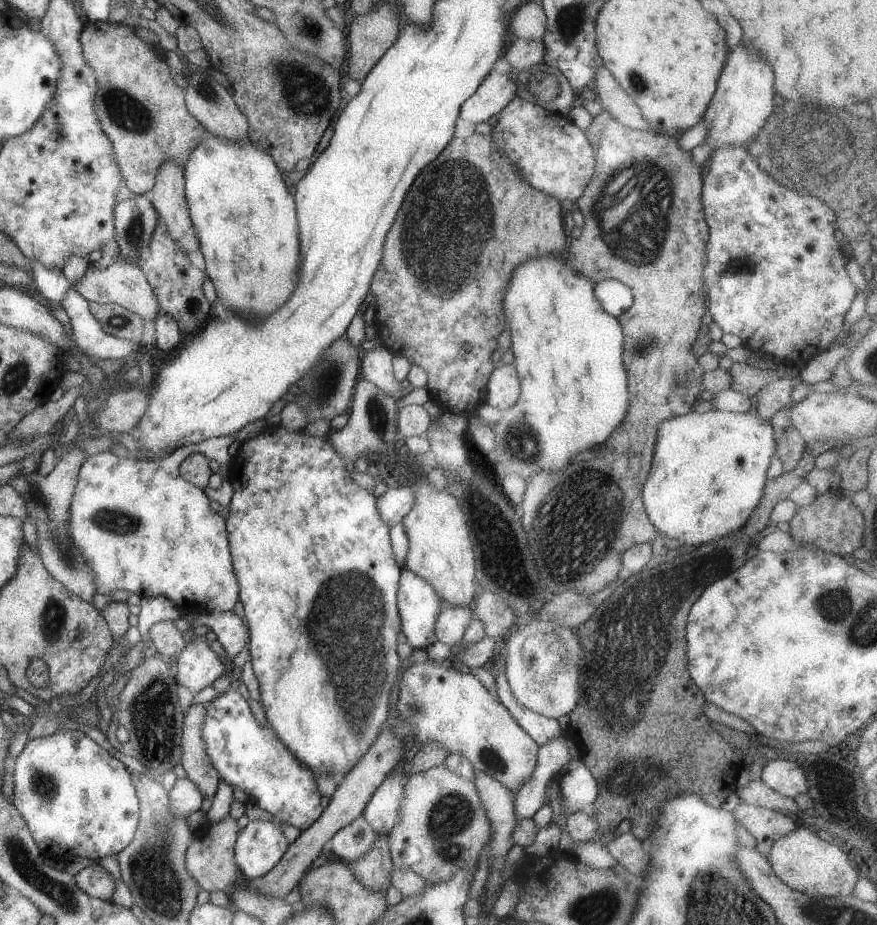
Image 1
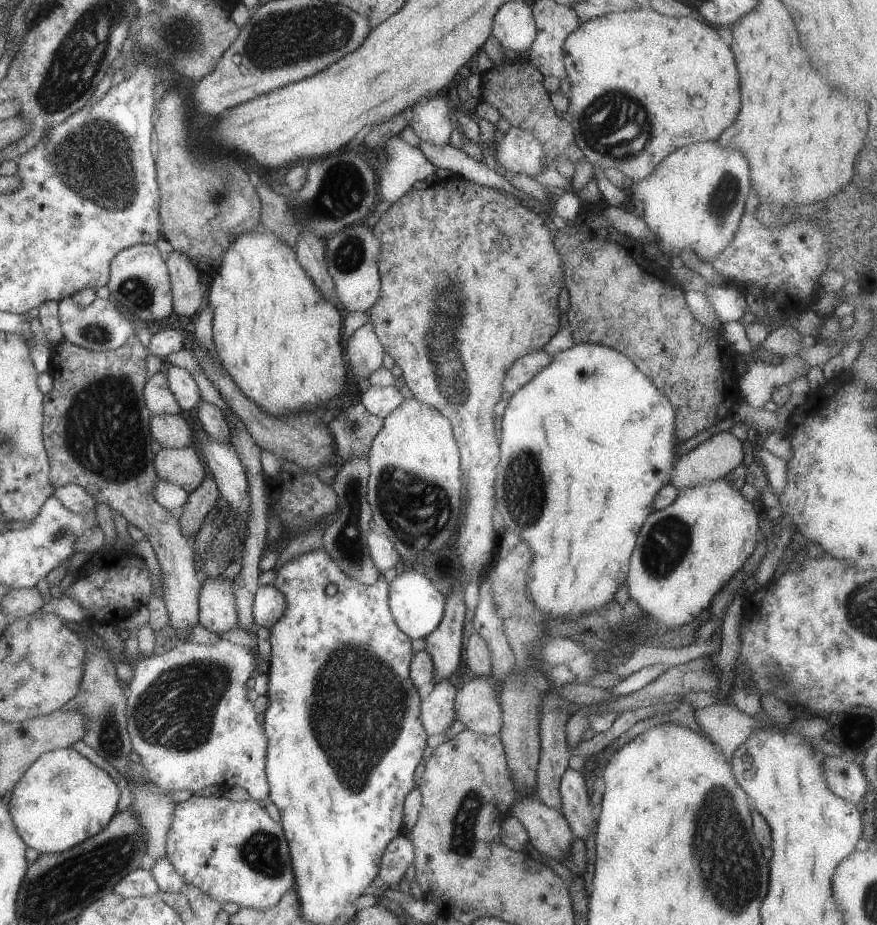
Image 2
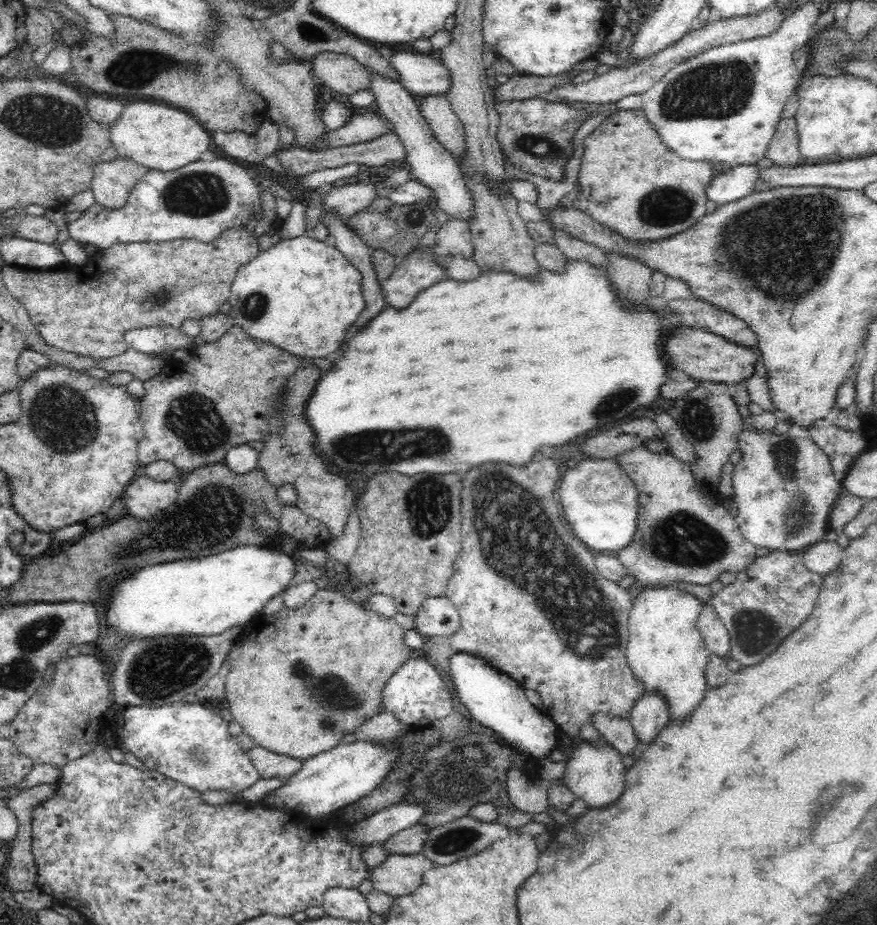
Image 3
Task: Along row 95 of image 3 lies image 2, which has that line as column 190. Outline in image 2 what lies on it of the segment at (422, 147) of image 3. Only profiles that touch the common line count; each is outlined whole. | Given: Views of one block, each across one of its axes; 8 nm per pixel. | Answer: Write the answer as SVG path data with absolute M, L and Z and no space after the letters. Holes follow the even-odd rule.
M164 365L163 374L166 377L168 390L181 411L195 408L200 397L191 374L187 370L172 365Z

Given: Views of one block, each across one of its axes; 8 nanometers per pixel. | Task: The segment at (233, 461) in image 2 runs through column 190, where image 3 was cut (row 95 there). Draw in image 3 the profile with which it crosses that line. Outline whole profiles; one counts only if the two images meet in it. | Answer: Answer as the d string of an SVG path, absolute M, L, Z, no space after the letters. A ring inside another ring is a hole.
M401 52L390 59L402 76L402 85L408 93L446 96L452 86L452 76L440 60L425 53Z

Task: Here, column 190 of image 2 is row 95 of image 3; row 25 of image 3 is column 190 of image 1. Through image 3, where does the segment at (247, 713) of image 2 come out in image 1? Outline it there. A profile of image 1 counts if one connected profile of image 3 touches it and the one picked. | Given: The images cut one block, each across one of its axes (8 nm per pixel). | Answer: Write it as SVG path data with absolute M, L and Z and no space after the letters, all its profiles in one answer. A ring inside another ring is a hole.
M187 777L175 778L167 796L167 808L175 818L186 818L191 812L199 810L203 800L197 786Z

